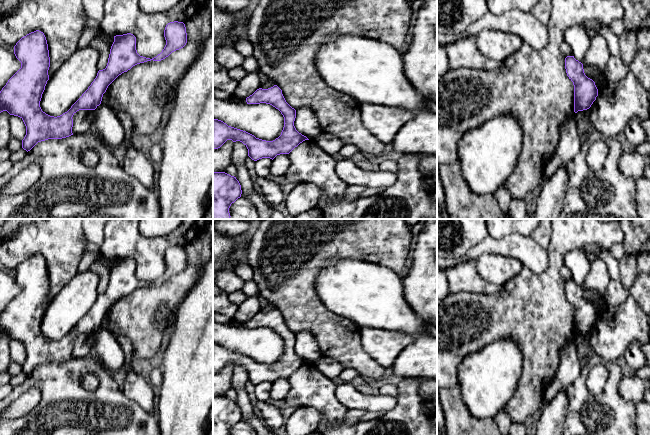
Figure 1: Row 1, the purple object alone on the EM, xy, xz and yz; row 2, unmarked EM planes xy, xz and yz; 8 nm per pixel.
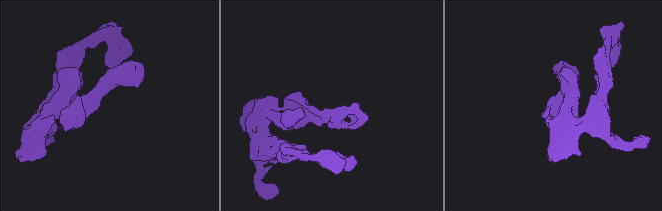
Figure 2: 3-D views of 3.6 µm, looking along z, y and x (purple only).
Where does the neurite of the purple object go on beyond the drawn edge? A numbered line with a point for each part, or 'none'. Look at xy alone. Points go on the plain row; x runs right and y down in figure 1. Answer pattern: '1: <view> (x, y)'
none

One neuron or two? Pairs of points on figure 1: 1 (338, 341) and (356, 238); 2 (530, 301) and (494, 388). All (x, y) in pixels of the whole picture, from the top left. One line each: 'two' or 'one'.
1: one
2: two

